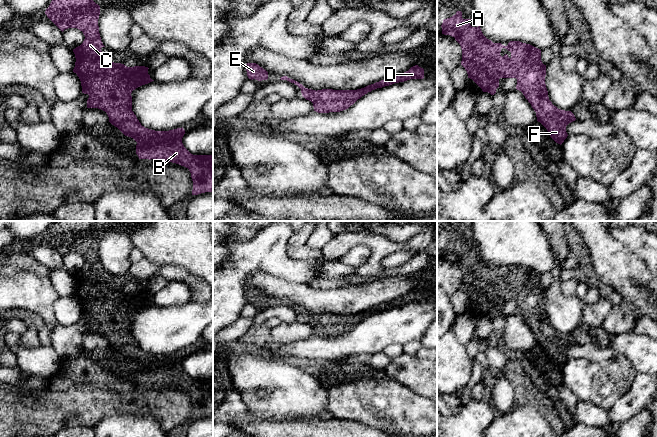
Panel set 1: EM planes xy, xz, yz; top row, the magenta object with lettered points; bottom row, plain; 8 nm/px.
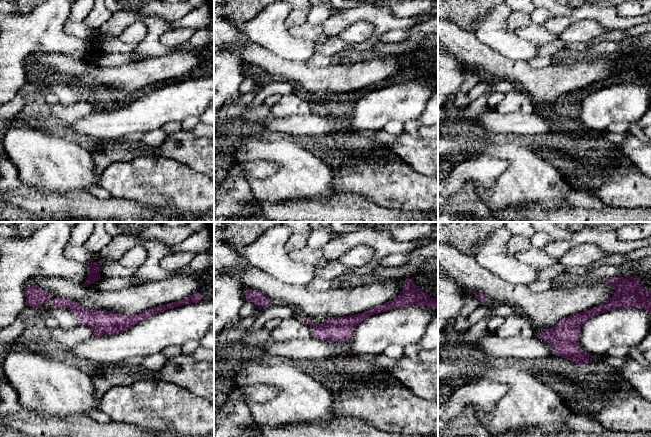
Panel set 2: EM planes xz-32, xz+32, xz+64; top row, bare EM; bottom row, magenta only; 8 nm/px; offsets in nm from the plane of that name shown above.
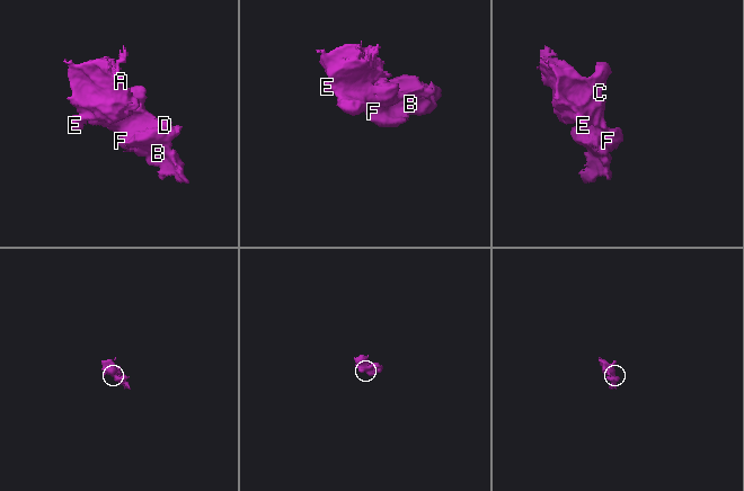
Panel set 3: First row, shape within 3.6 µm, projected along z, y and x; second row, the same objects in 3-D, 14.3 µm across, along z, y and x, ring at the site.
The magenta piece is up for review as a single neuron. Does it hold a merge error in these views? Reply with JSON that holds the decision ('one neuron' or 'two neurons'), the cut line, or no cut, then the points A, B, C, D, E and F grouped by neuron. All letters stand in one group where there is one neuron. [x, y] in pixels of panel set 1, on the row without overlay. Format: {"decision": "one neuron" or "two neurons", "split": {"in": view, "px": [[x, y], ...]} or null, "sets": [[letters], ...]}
{"decision": "one neuron", "split": null, "sets": [["A", "B", "C", "D", "E", "F"]]}

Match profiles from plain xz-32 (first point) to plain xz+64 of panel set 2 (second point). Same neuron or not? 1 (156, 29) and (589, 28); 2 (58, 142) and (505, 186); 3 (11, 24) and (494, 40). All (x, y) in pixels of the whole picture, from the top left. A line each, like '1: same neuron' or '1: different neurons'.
1: different neurons
2: same neuron
3: same neuron

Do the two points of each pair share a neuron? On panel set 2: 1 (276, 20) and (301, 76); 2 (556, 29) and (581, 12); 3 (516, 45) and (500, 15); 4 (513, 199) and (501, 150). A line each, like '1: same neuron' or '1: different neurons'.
1: different neurons
2: same neuron
3: same neuron
4: same neuron

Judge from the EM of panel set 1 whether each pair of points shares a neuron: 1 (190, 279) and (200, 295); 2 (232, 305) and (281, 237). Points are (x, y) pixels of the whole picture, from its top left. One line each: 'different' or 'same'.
1: same
2: same

